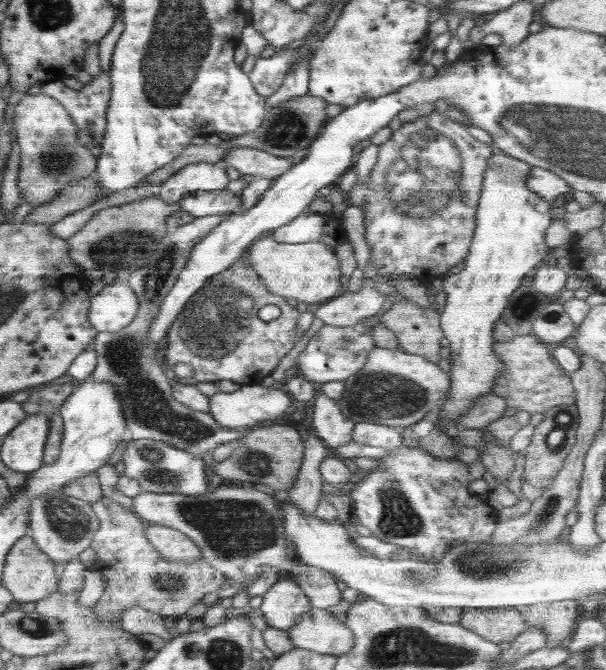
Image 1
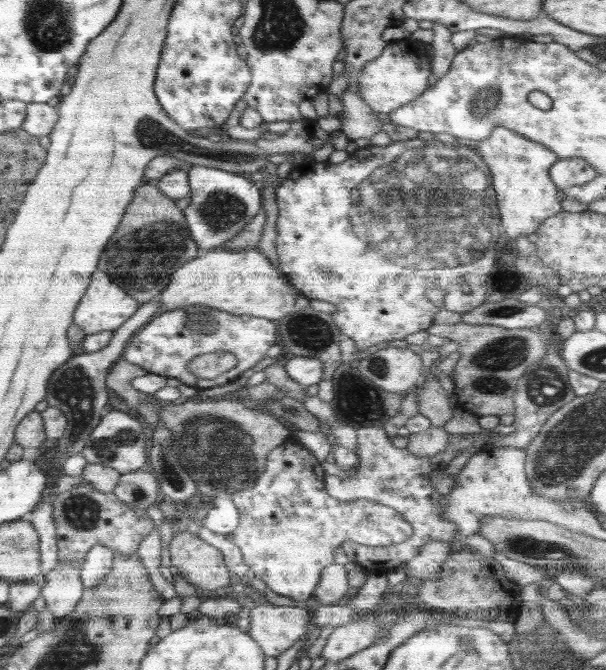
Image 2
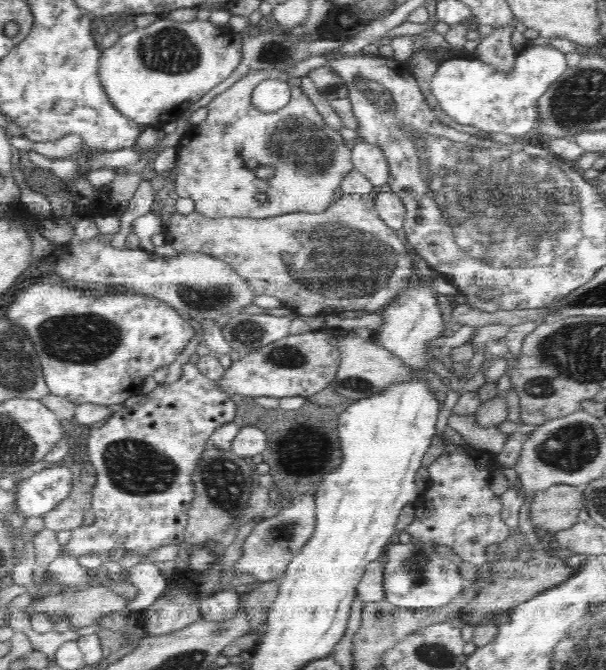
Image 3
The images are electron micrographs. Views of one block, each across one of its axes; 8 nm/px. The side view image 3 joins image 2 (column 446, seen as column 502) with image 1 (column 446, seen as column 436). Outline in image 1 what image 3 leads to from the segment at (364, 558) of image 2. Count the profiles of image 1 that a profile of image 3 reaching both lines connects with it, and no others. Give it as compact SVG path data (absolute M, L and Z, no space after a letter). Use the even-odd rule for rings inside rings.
M401 445L398 448L393 449L391 454L388 454L382 458L379 458L381 467L369 471L359 483L351 485L348 490L343 493L347 493L350 498L354 501L353 516L357 519L357 523L364 528L368 528L371 534L380 538L380 540L394 544L396 546L402 546L404 553L416 552L416 555L421 559L428 561L434 554L434 548L440 546L441 543L447 543L453 545L456 542L487 542L494 532L495 527L498 523L498 512L496 512L488 503L487 499L480 495L475 495L468 491L468 484L470 484L471 477L468 471L468 464L460 460L454 459L442 459L434 457L421 447L405 447Z

